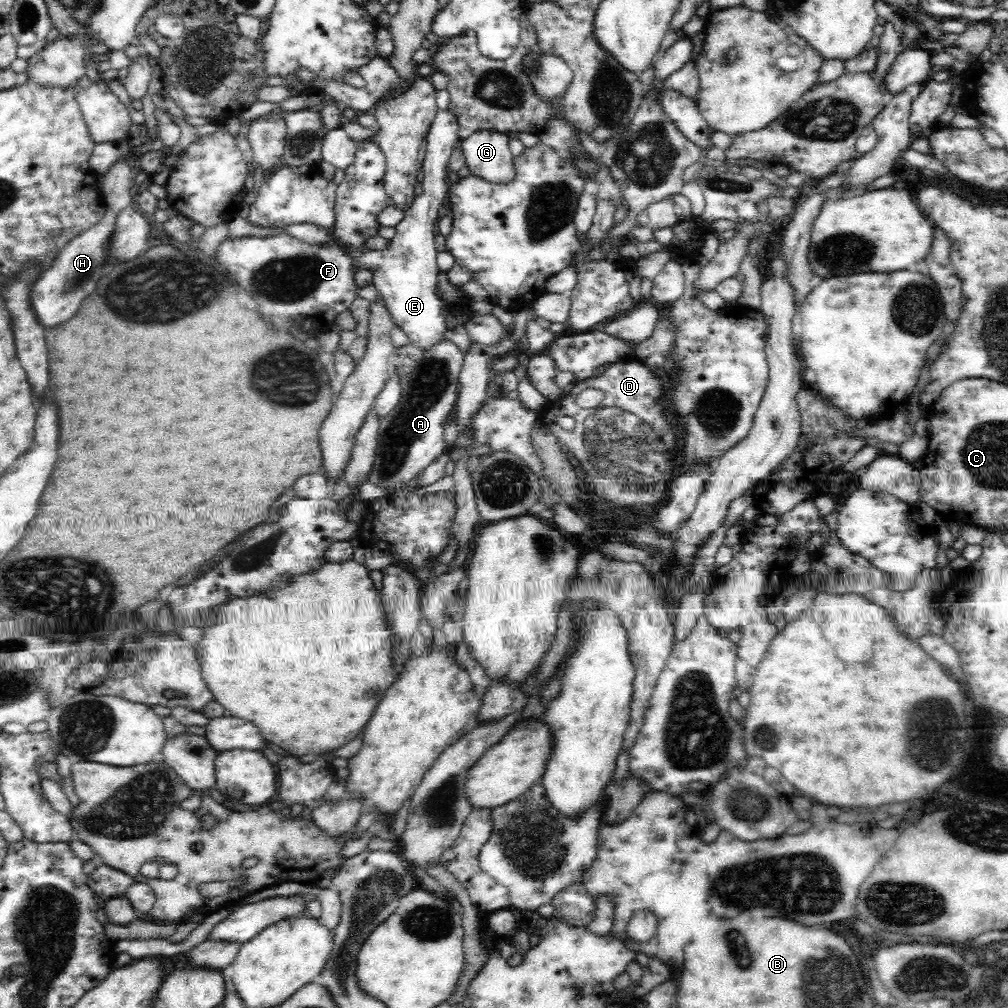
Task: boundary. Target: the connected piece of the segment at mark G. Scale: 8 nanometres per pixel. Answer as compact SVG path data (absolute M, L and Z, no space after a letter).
M477 131L460 142L471 174L496 184L514 180L515 159L508 147L510 136L507 133Z

